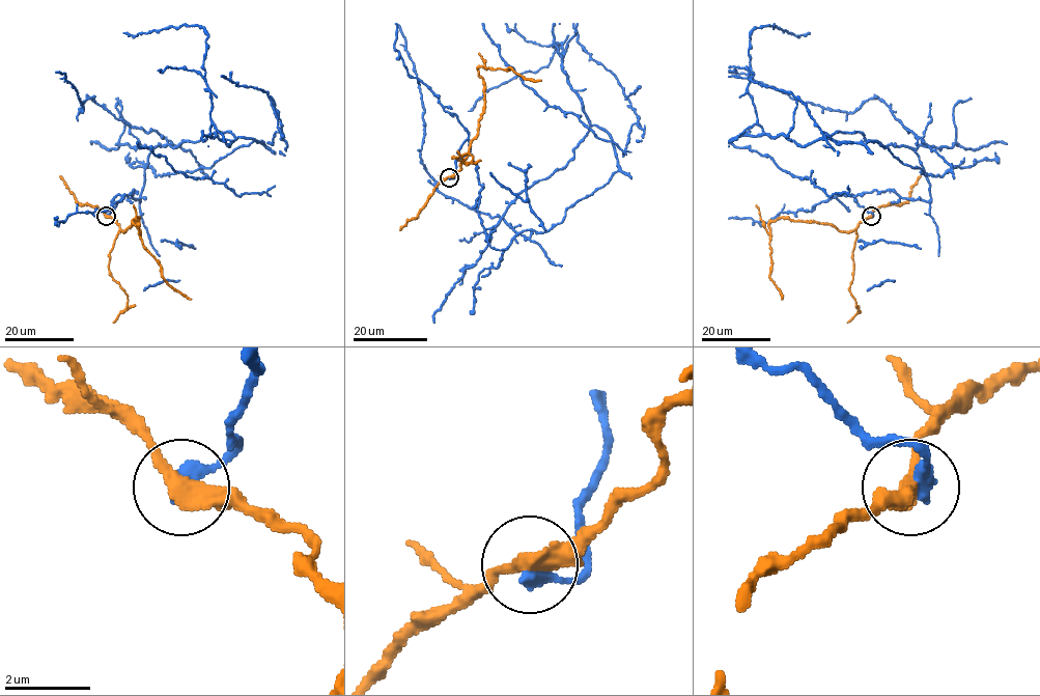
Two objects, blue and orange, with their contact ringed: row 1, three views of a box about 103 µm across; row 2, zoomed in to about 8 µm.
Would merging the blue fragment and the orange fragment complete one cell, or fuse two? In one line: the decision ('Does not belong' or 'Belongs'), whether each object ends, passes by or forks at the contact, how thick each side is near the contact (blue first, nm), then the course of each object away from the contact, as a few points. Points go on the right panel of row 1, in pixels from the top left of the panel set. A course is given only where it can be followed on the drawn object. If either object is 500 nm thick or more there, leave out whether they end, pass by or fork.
Does not belong. At the ring blue ends. At the ring orange passes by. Thickness 420 nm (blue) against 380 nm. Course of blue: (872, 216), (849, 195), (930, 198), (911, 148), (858, 132), (799, 146), (757, 122), (750, 33), (810, 32). Course of orange: (871, 216), (847, 232), (816, 222), (780, 217), (770, 222), (769, 277), (780, 290), (781, 299)

